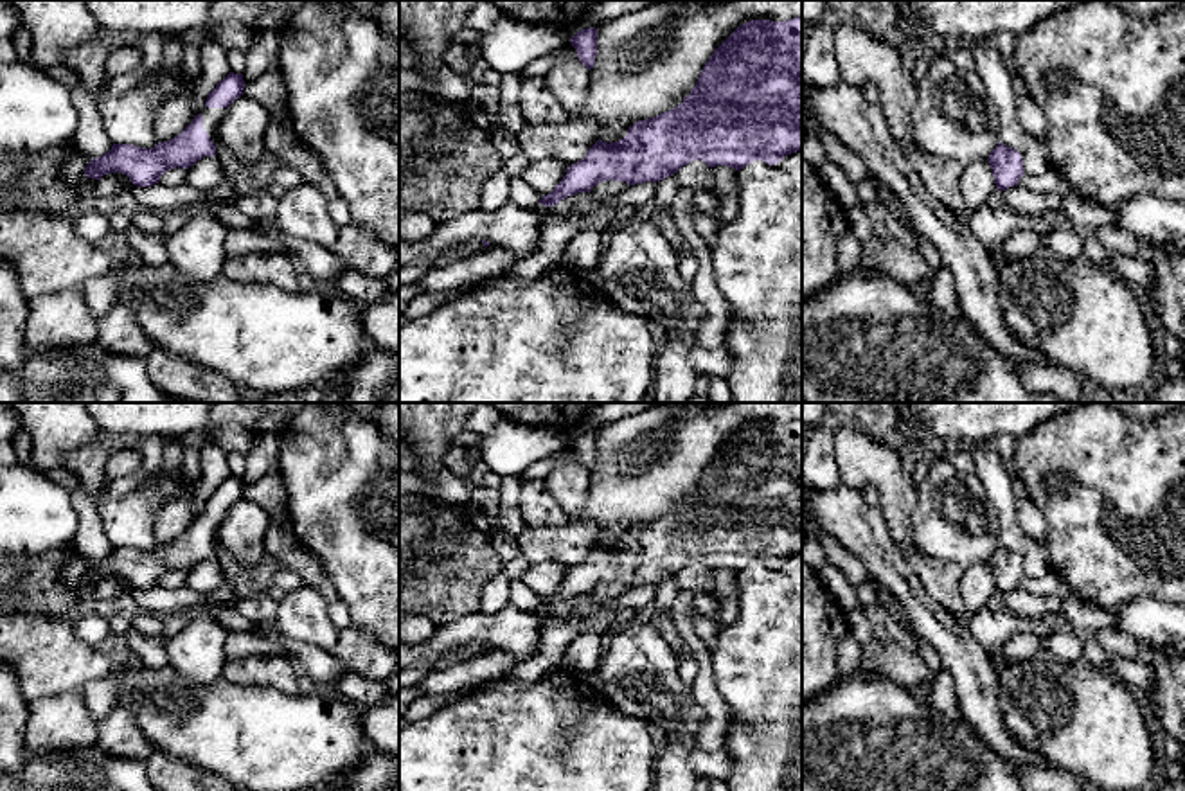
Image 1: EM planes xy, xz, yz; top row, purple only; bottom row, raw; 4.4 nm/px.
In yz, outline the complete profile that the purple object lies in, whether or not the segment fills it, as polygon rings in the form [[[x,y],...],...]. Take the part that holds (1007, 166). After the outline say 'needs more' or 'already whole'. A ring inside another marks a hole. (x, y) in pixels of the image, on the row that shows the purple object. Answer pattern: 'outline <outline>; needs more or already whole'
outline [[[1002,142],[991,151],[987,160],[993,169],[996,189],[1000,191],[1018,185],[1020,178],[1025,174],[1021,153]]]; already whole

